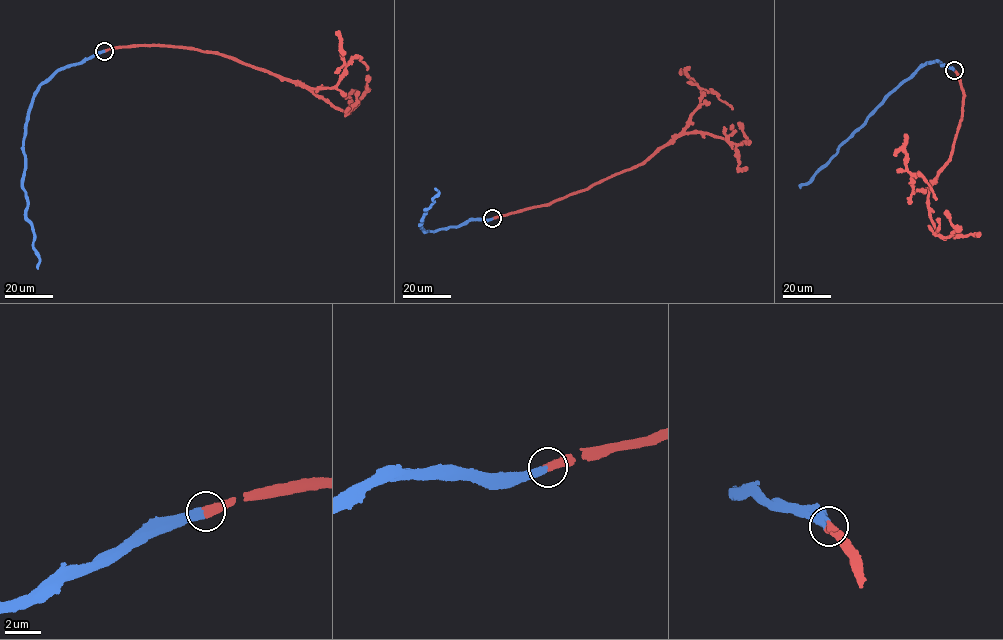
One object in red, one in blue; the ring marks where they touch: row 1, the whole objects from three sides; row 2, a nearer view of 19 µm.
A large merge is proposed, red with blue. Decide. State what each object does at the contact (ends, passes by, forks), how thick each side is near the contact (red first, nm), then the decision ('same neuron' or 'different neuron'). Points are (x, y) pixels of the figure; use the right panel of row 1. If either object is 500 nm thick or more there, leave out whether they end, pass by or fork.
red ends; blue ends; calibres 480 and 440 nm; same neuron

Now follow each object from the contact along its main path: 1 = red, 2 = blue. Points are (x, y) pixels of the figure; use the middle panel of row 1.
1: (492, 218), (549, 205), (586, 190), (643, 163), (672, 139), (690, 132), (742, 144), (746, 140), (739, 122)
2: (492, 218), (470, 220), (426, 232), (419, 226), (437, 190)

